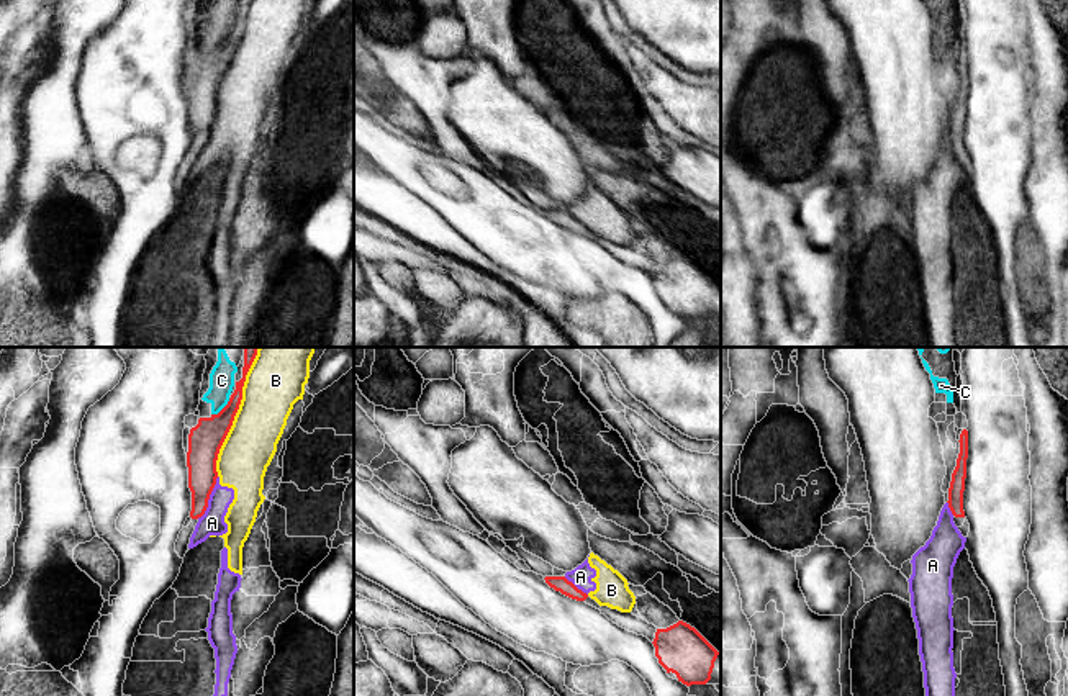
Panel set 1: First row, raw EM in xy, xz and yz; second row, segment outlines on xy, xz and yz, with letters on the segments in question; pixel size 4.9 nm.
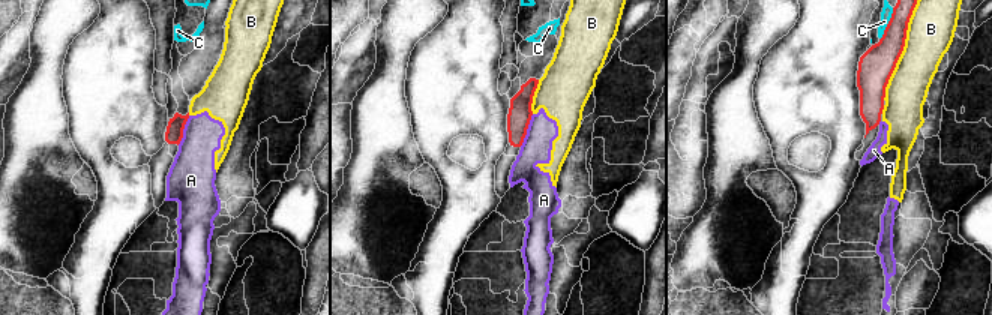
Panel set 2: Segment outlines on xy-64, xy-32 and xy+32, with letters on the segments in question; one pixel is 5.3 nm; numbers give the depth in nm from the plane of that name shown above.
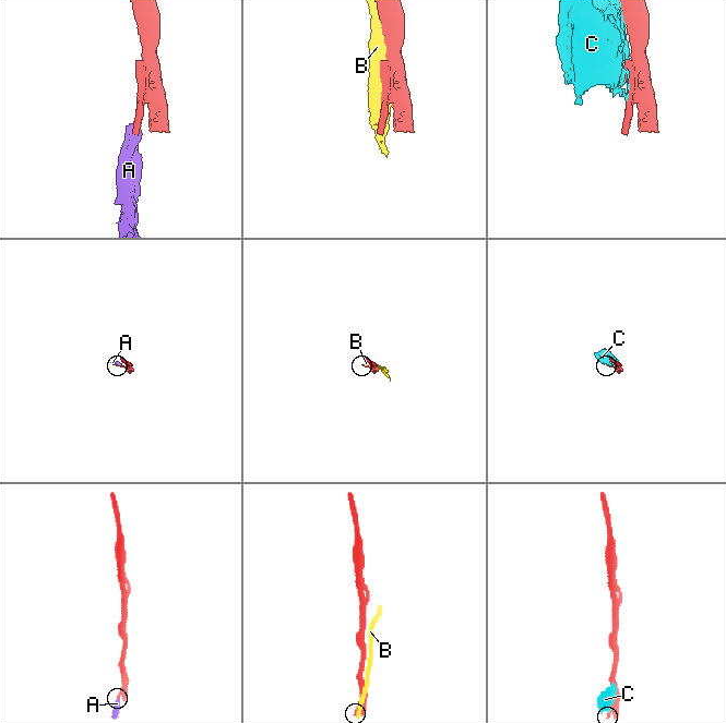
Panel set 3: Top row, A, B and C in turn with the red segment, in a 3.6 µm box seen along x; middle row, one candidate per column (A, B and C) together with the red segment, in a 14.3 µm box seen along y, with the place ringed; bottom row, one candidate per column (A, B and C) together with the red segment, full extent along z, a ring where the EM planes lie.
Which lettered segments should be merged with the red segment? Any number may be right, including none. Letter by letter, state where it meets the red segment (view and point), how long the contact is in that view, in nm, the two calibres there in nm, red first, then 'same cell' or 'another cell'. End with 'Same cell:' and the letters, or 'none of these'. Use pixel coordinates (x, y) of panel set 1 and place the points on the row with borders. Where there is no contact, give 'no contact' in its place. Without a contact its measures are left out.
A: contact xy (208, 498); length 240 nm; calibres 160 and 120 nm; another cell
B: contact xy (236, 411); length 650 nm; calibres 170 and 280 nm; another cell
C: contact xy (223, 408); length 130 nm; calibres 170 and 130 nm; another cell
Same cell: none of these

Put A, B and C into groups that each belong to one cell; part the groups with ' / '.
A B / C

